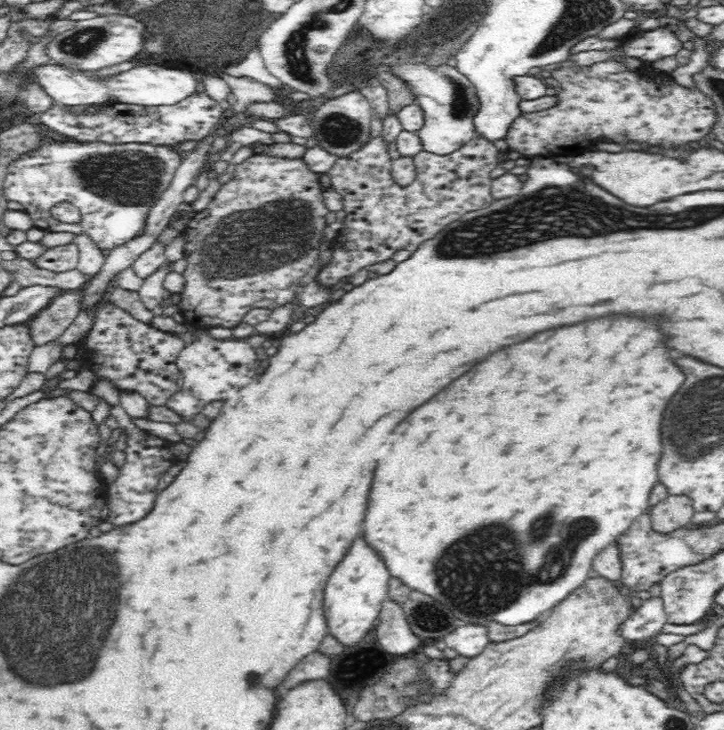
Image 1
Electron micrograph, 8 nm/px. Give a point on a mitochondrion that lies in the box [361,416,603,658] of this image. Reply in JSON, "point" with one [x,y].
{"point":[427,616]}

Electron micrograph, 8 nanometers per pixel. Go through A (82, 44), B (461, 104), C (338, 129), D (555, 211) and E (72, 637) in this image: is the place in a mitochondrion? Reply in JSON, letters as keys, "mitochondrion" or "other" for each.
{"A":"mitochondrion","B":"mitochondrion","C":"mitochondrion","D":"mitochondrion","E":"mitochondrion"}

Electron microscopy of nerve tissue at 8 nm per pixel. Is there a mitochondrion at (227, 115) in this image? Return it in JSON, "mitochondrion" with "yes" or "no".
{"mitochondrion":"no"}

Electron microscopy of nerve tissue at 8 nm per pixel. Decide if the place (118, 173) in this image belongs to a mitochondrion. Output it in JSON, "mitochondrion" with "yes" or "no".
{"mitochondrion":"yes"}

